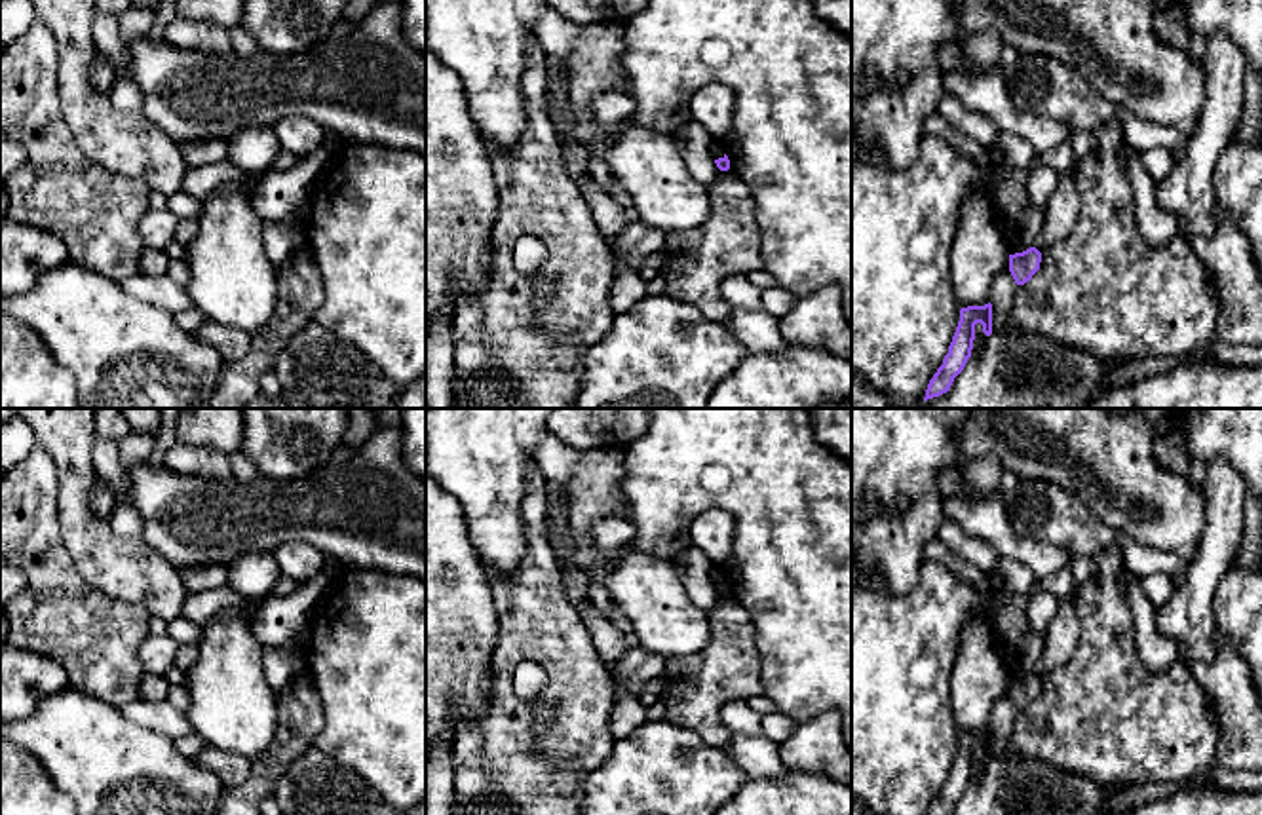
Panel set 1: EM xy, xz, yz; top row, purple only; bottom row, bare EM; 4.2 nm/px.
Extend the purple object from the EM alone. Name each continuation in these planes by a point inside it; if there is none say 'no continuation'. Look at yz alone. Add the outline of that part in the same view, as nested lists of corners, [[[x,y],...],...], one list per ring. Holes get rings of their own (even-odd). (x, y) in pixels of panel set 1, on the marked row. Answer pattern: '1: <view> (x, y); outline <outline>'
no continuation

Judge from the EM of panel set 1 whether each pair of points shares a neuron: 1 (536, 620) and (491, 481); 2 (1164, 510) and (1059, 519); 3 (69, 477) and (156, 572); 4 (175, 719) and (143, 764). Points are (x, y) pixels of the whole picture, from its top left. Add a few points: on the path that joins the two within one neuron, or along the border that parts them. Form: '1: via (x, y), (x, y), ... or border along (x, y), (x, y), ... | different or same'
1: border along (523, 521), (521, 563), (506, 576), (485, 572) | different
2: border along (1059, 487), (1074, 494), (1107, 525), (1131, 538) | different
3: via (75, 506), (75, 513), (128, 567) | same
4: border along (124, 715), (132, 722), (173, 741) | different

